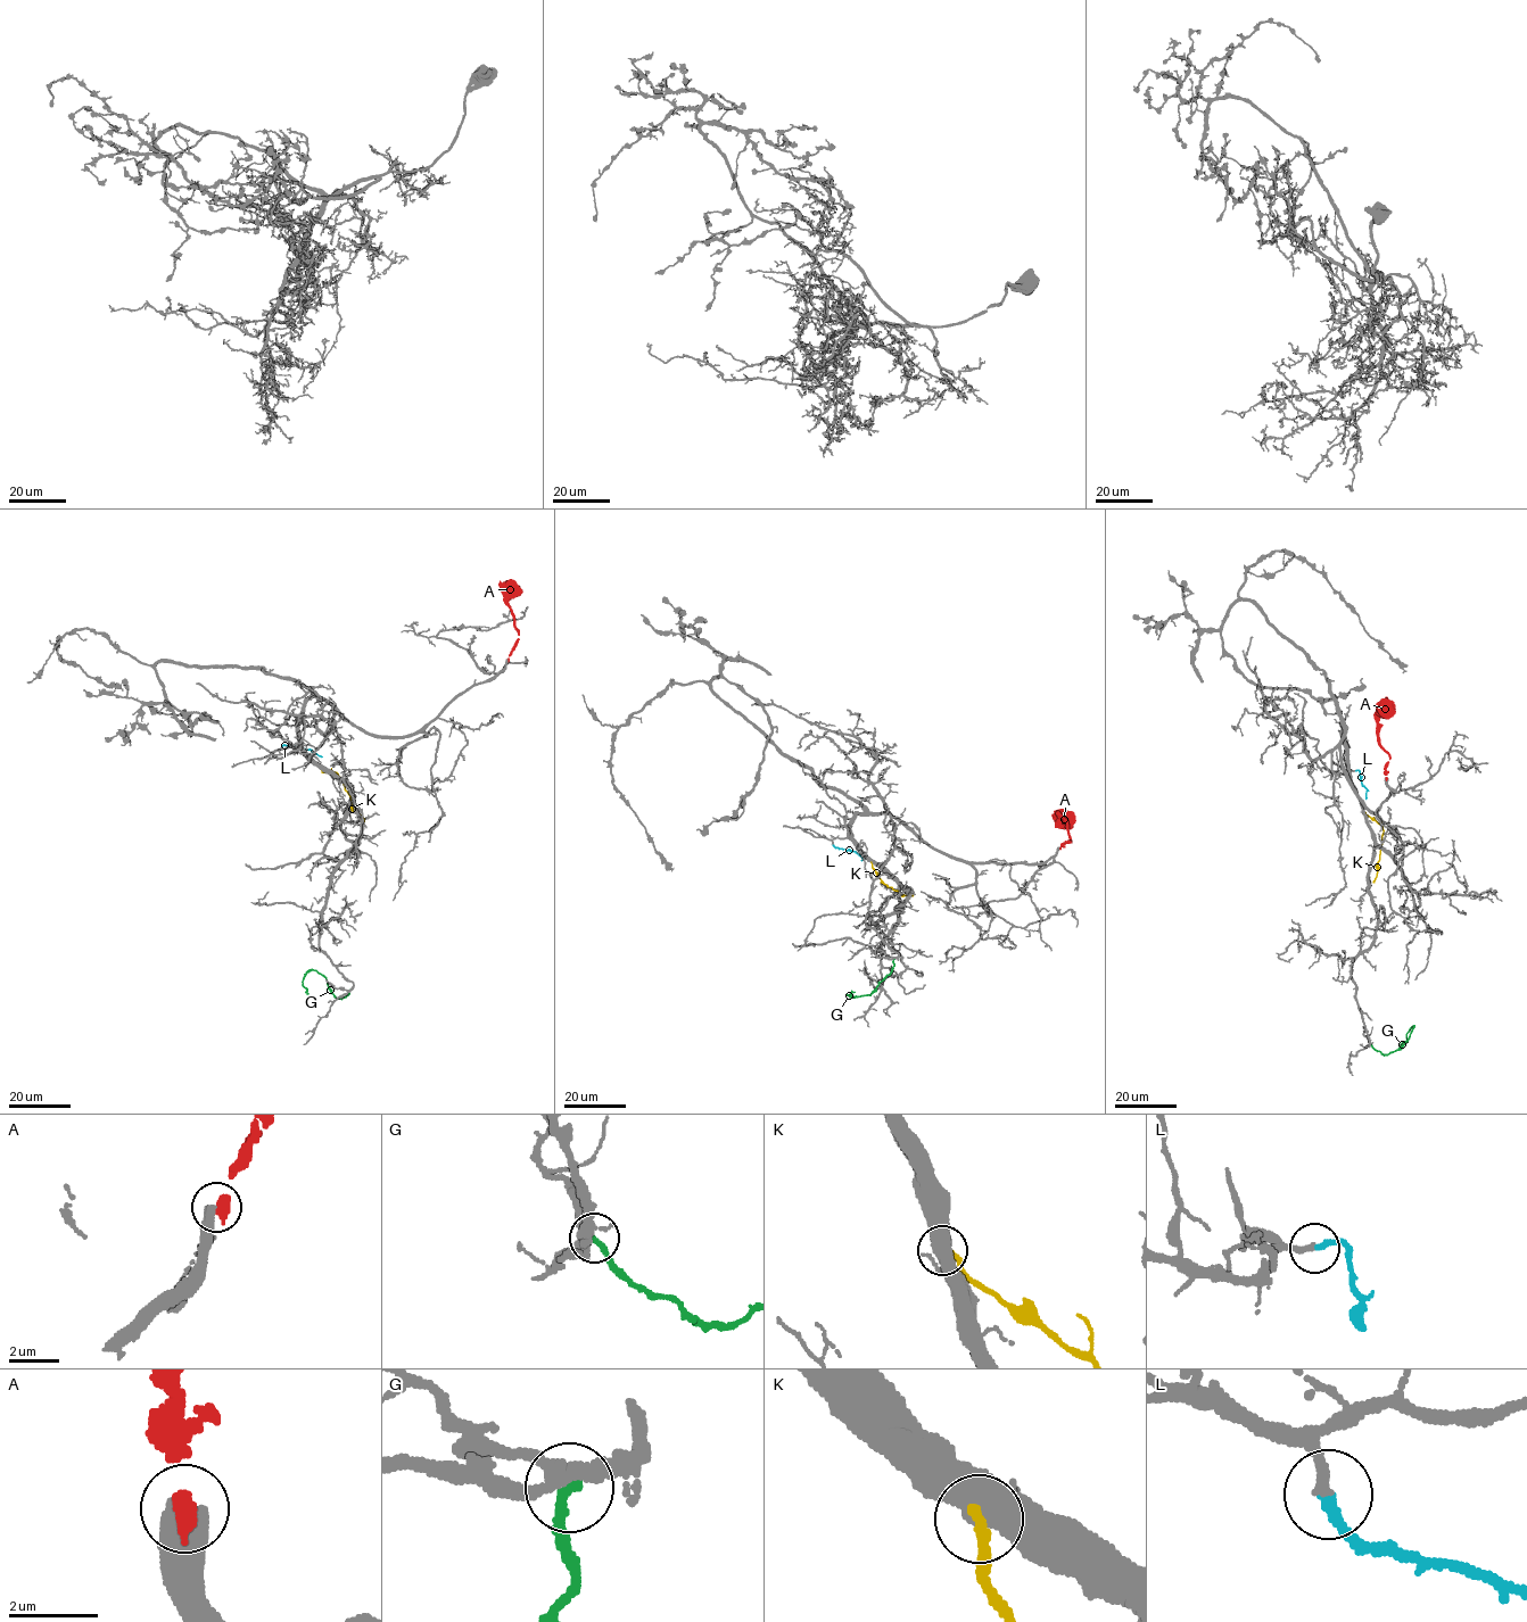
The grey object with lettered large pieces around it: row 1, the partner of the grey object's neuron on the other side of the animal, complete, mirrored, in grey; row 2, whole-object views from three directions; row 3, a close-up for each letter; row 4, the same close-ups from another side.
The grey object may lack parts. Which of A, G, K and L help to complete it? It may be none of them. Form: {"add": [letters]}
{"add": ["L"]}

